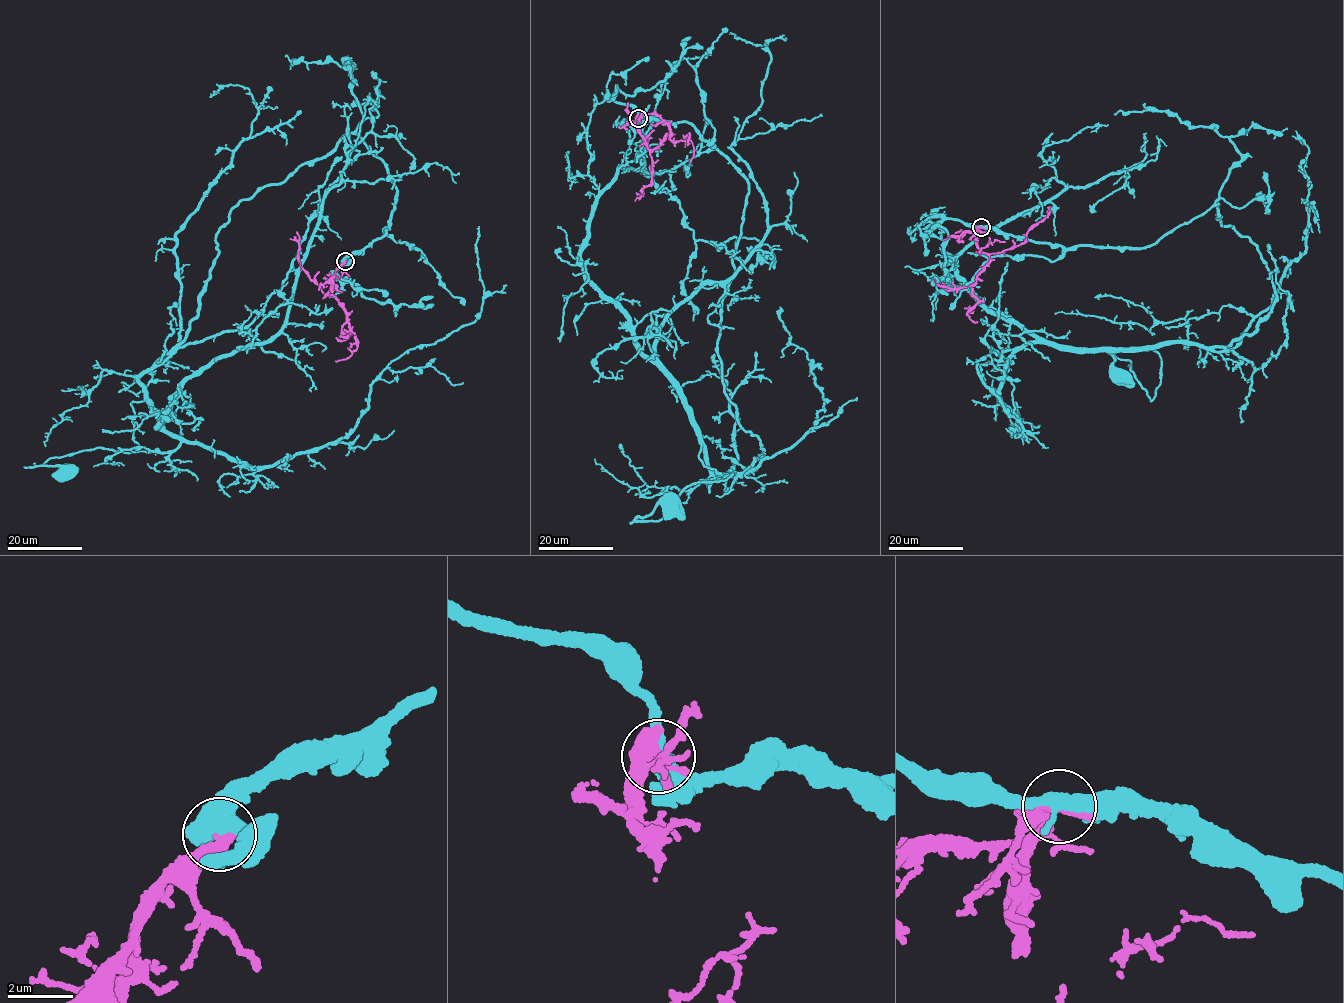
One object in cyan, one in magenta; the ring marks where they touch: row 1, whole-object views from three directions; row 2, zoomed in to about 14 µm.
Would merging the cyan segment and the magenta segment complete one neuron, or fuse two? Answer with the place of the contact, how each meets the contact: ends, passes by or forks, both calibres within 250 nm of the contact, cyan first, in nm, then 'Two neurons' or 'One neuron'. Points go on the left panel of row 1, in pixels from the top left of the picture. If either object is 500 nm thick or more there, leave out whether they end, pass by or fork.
Place: (345, 261). At the ring cyan passes by. At the ring magenta passes by. Thickness 480 nm (cyan) against 260 nm. Two neurons

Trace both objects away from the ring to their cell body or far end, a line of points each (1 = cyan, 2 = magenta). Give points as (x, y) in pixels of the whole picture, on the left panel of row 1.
1: (344, 261), (396, 189), (350, 133), (231, 210), (197, 315), (139, 379), (136, 451), (36, 466), (67, 470)
2: (344, 261), (326, 294), (335, 298), (344, 310), (342, 331), (353, 334), (357, 349), (335, 361)

